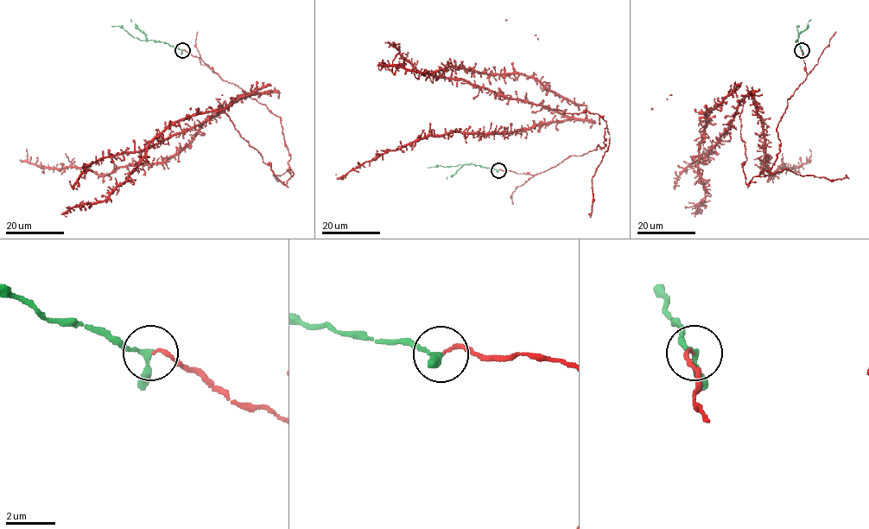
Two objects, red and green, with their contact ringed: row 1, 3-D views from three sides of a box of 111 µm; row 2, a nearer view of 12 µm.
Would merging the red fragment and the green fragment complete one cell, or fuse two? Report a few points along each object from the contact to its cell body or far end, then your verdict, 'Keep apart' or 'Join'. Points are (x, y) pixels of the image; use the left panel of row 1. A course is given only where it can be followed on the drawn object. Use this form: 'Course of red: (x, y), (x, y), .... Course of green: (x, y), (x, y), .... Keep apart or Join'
Course of red: (183, 50), (279, 117), (285, 184), (225, 112), (251, 93), (165, 161), (97, 175), (31, 163), (27, 149). Course of green: (182, 50), (163, 41), (139, 40), (123, 28), (111, 26). Join

